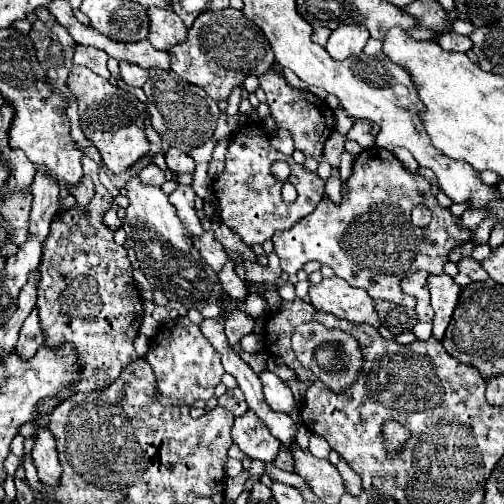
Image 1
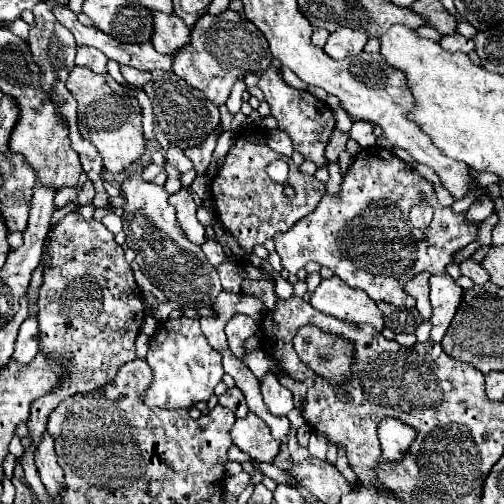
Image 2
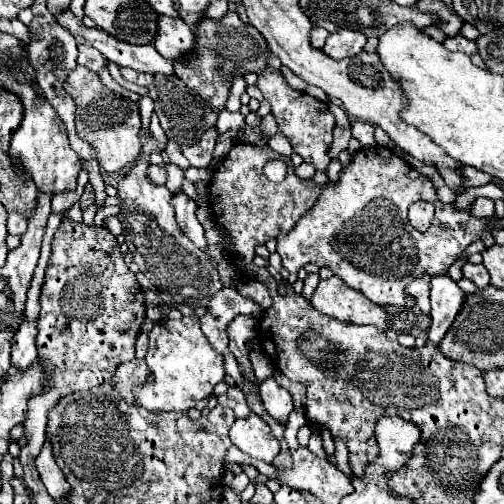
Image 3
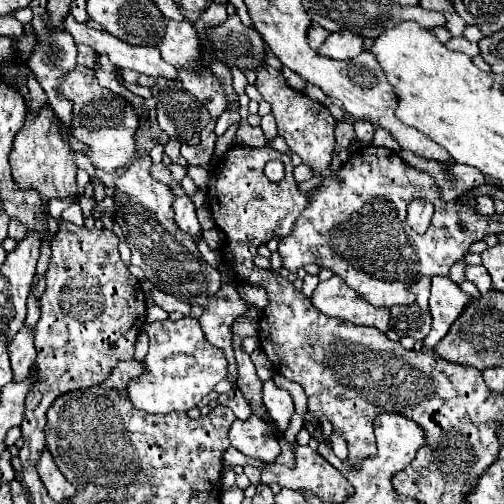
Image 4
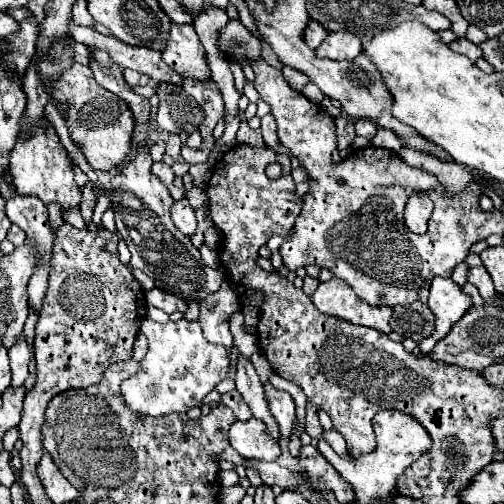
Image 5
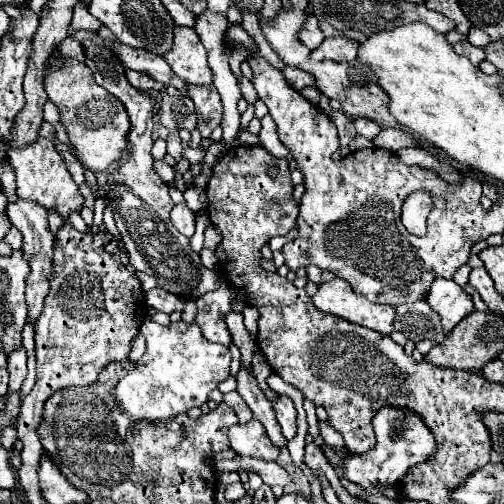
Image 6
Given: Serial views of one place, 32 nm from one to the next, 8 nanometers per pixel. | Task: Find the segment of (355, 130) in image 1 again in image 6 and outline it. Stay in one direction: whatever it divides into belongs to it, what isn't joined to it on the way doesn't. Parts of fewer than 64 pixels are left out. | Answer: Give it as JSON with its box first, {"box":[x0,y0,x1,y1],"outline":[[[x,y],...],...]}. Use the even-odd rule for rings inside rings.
{"box":[354,118,382,140],"outline":[[[356,118],[356,120],[354,120],[354,126],[356,126],[356,132],[358,132],[360,136],[366,136],[366,138],[370,138],[370,140],[374,140],[374,138],[378,136],[378,132],[382,130],[376,122],[372,122],[372,120],[368,120],[368,118]]]}

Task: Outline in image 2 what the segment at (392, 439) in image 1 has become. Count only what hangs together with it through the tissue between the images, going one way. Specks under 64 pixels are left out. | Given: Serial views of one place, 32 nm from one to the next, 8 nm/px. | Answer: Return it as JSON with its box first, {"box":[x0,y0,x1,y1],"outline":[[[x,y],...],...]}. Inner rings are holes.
{"box":[378,418,416,462],"outline":[[[394,418],[382,420],[378,426],[378,436],[380,436],[384,458],[390,462],[400,460],[402,454],[408,450],[410,442],[414,440],[414,434],[416,434],[414,428],[400,424],[400,420]]]}

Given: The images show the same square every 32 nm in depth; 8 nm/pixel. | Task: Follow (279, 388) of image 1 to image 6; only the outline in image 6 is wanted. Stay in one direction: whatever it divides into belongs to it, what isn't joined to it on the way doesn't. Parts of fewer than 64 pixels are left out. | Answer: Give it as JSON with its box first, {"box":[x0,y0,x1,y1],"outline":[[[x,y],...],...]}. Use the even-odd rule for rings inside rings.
{"box":[272,394,296,440],"outline":[[[276,394],[276,402],[272,402],[272,410],[276,412],[276,420],[282,428],[286,440],[292,440],[296,434],[296,408],[288,396]]]}

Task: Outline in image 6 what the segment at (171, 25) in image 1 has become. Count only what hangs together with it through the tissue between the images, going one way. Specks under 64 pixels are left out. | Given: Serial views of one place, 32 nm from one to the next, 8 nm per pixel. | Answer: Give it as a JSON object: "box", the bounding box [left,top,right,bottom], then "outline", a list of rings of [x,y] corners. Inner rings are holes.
{"box":[164,26,212,86],"outline":[[[174,26],[172,48],[164,54],[164,60],[186,82],[202,86],[212,84],[212,72],[206,62],[206,50],[200,44],[200,38],[196,36],[194,28]]]}

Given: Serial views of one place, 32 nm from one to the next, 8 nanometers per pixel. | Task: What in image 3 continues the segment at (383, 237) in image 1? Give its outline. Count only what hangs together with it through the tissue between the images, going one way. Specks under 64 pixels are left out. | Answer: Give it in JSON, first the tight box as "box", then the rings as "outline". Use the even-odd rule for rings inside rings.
{"box":[276,146,486,306],"outline":[[[372,146],[372,148],[362,148],[362,150],[358,150],[358,152],[352,156],[352,162],[340,172],[340,182],[338,182],[338,186],[336,186],[336,188],[324,186],[324,192],[320,194],[320,200],[316,202],[316,208],[312,208],[312,212],[308,212],[308,216],[302,216],[302,218],[296,222],[296,226],[294,226],[288,234],[276,236],[276,242],[278,242],[276,252],[278,252],[280,258],[282,258],[282,266],[284,266],[288,272],[294,272],[294,274],[296,274],[296,272],[298,272],[302,266],[306,266],[308,262],[316,262],[318,266],[328,266],[328,268],[330,268],[336,276],[340,276],[350,288],[360,290],[360,292],[366,294],[374,304],[378,304],[378,306],[386,306],[386,304],[402,306],[402,282],[410,282],[412,278],[414,279],[423,273],[430,276],[447,274],[448,266],[454,264],[454,262],[460,258],[462,250],[464,250],[468,244],[472,244],[474,240],[480,238],[482,228],[486,226],[486,220],[472,218],[468,210],[454,210],[454,206],[446,206],[446,204],[442,204],[442,202],[434,202],[434,206],[436,206],[436,216],[434,216],[430,228],[428,228],[424,234],[418,232],[418,230],[414,230],[414,228],[408,224],[408,218],[406,218],[406,216],[408,216],[408,208],[410,208],[410,204],[412,204],[414,200],[430,200],[430,190],[424,188],[426,182],[428,182],[426,176],[418,174],[406,160],[398,158],[390,148]]]}

